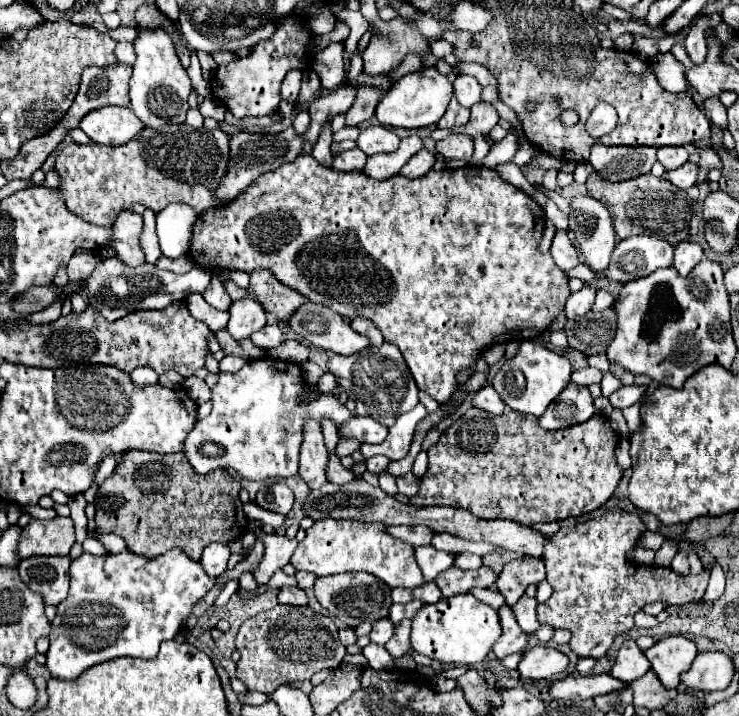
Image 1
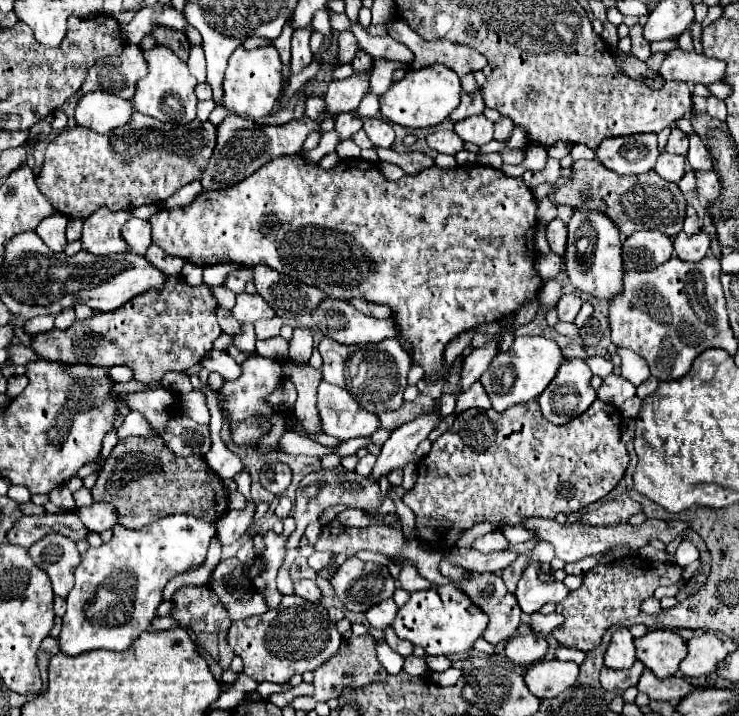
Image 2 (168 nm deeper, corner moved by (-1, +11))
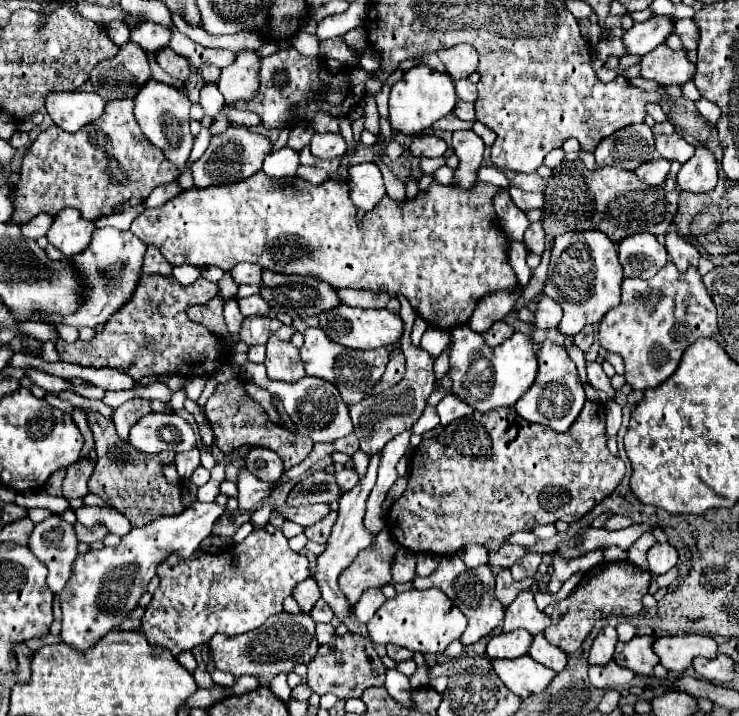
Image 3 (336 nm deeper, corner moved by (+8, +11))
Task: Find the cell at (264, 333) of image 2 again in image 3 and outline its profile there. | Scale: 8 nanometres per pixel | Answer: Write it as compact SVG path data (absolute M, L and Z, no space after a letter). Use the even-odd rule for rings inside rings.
M245 317L241 323L241 341L247 345L263 345L269 339L269 317Z

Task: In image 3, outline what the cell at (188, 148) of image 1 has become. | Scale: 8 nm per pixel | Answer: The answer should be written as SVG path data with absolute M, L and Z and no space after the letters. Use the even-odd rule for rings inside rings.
M115 99L105 105L103 115L81 127L75 133L67 133L57 125L41 131L39 137L31 143L23 157L21 181L15 187L15 213L7 223L23 225L29 223L39 213L59 213L65 207L73 207L81 213L83 219L95 221L101 215L119 213L131 205L143 203L157 185L165 185L175 181L177 167L165 161L165 155L155 145L149 145L147 137L141 133L135 117L133 117L133 99Z

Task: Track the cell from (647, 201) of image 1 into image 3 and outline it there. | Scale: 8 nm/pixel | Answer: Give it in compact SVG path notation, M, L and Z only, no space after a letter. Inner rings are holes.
M581 159L563 161L559 169L547 179L545 187L541 223L547 245L541 255L541 265L549 265L553 241L565 231L603 231L613 243L619 243L621 239L635 233L663 235L673 223L673 215L667 207L669 203L665 201L665 191L661 187L649 187L643 181L637 181L633 171L621 171L617 167L589 171Z

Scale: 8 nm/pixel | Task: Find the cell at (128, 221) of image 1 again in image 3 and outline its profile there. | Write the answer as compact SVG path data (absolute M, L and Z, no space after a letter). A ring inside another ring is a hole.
M61 209L61 213L53 215L53 223L47 231L47 241L65 257L71 257L89 245L93 229L95 225L91 221L81 221L77 209Z

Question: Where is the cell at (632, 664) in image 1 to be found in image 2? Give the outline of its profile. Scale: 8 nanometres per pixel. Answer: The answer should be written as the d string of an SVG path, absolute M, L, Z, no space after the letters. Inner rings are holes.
M620 627L608 645L608 651L604 655L604 665L610 669L630 669L636 661L636 647L634 637L628 631L628 627Z

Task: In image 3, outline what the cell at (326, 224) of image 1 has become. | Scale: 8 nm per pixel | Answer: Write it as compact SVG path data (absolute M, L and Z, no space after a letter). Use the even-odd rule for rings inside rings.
M263 171L255 173L253 177L245 179L245 181L237 181L237 185L217 185L217 187L205 187L205 189L187 189L183 193L179 193L175 199L167 201L161 207L155 209L145 209L133 223L131 223L131 233L137 235L145 245L155 245L161 255L173 265L195 265L199 269L203 267L219 267L223 271L231 271L237 263L241 261L249 261L249 263L259 263L269 271L277 271L277 273L297 273L297 275L311 275L319 281L327 281L329 285L333 285L333 289L343 289L343 287L353 287L353 289L373 289L373 291L387 291L389 295L405 295L411 303L411 307L431 325L431 327L439 327L439 329L451 329L453 325L461 325L467 323L475 305L479 303L481 297L485 297L491 291L505 291L505 289L513 289L517 285L517 277L509 267L507 261L507 245L509 239L505 235L505 231L499 227L497 223L497 215L493 209L493 195L495 195L497 187L489 185L489 183L477 183L475 189L471 191L463 191L457 189L455 185L439 185L439 183L431 183L427 193L419 193L415 199L405 199L403 203L397 203L389 197L385 197L385 201L381 201L381 205L377 205L377 209L369 211L361 221L355 219L357 209L355 205L349 201L349 185L345 181L333 181L327 179L321 185L311 185L309 181L301 179L301 177L267 177Z

